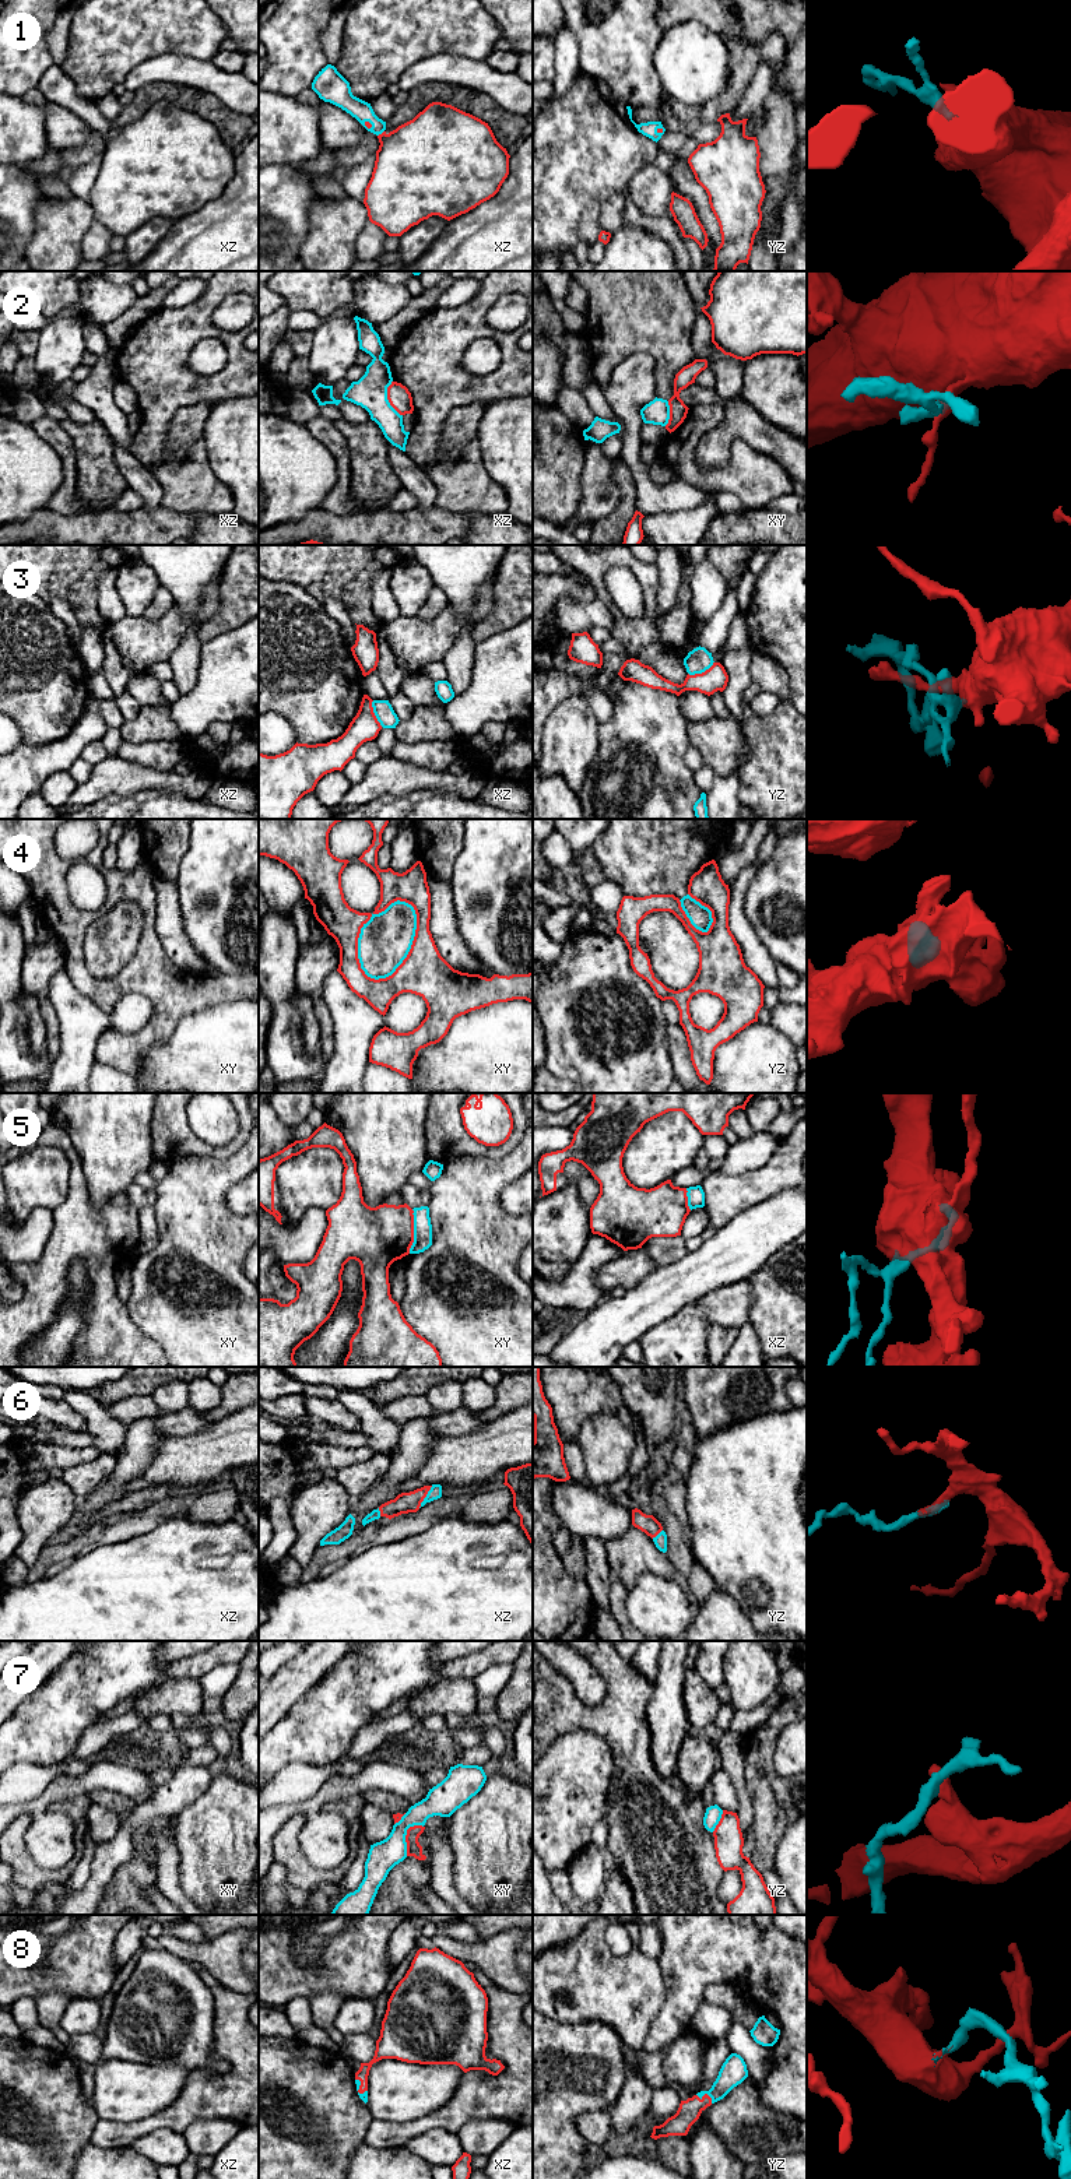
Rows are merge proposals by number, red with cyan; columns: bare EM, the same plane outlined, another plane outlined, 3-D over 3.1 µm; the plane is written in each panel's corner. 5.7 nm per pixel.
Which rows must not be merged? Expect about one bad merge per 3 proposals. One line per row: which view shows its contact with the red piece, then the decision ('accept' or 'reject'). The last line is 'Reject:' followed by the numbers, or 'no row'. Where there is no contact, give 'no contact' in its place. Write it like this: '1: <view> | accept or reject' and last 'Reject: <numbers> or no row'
1: xz | accept
2: xz | reject
3: yz | reject
4: xy | reject
5: xy | reject
6: xz | accept
7: xy | reject
8: yz | accept
Reject: 2, 3, 4, 5, 7

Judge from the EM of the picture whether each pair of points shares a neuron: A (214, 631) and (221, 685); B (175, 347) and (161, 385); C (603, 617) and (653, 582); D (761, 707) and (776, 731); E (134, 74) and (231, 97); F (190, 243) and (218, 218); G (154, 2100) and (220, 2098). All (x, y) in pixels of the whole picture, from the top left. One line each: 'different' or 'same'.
A: different
B: same
C: different
D: different
E: same
F: same
G: different

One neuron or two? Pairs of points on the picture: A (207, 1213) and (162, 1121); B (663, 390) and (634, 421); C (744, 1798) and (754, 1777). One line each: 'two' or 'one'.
A: two
B: two
C: two

